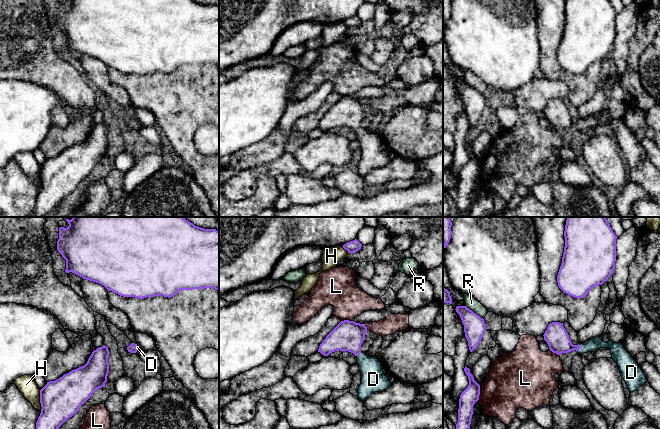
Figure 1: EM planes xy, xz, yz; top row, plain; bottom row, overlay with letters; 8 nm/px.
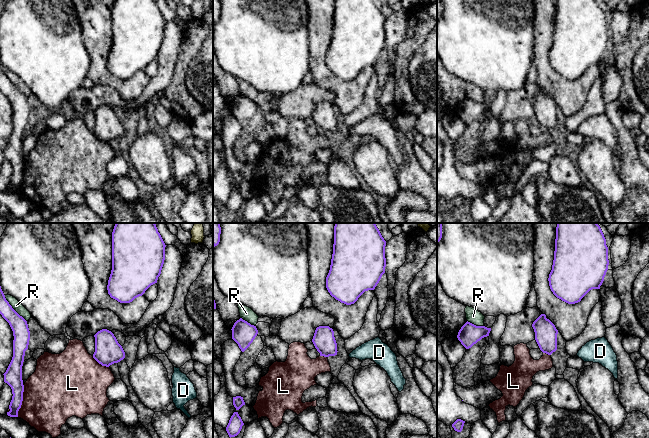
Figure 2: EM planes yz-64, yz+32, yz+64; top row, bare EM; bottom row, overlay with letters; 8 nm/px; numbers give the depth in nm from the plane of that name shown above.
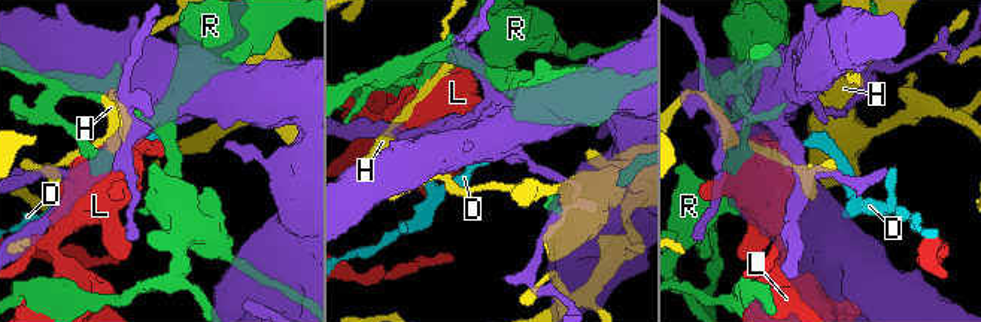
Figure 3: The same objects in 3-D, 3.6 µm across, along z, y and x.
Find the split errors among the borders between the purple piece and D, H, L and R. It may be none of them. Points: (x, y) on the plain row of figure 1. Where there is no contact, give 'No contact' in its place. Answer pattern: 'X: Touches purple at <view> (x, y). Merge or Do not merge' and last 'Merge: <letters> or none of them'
D: Touches purple at yz (578, 124). Merge
H: Touches purple at xy (40, 176). Do not merge
L: Touches purple at yz (479, 170). Do not merge
R: Touches purple at yz (473, 88). Do not merge
Merge: D

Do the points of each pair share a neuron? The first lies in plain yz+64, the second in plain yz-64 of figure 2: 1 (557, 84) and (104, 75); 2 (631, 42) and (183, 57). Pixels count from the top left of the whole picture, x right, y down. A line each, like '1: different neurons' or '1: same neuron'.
1: same neuron
2: same neuron

